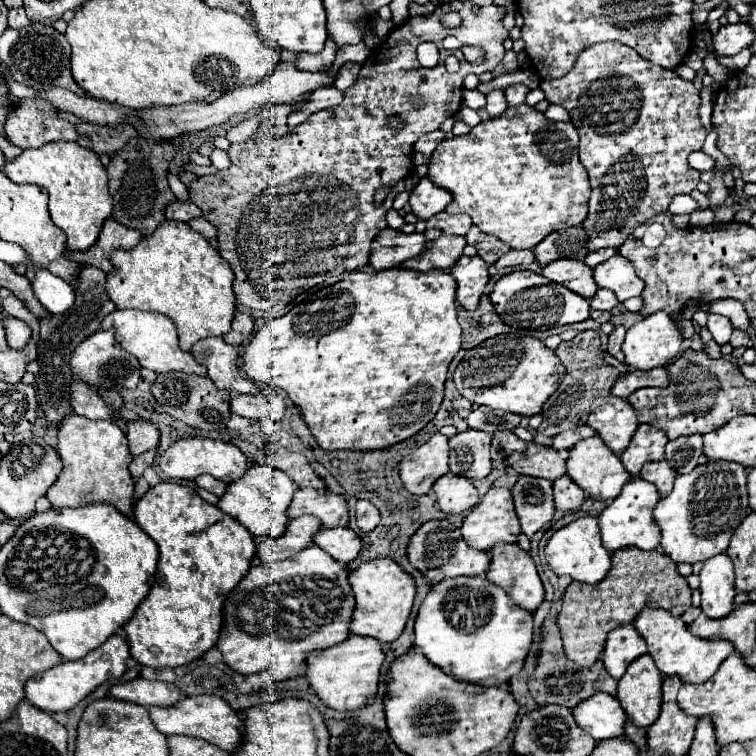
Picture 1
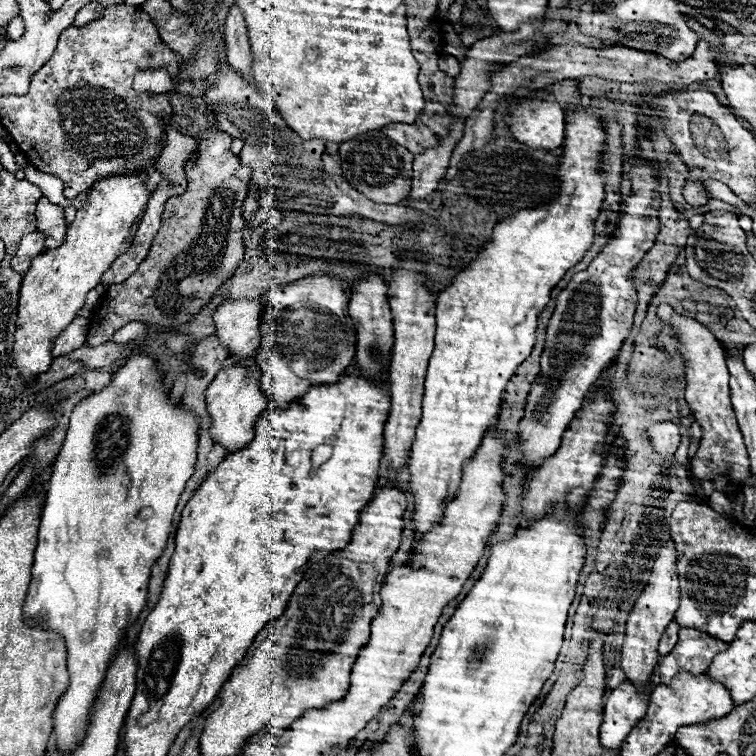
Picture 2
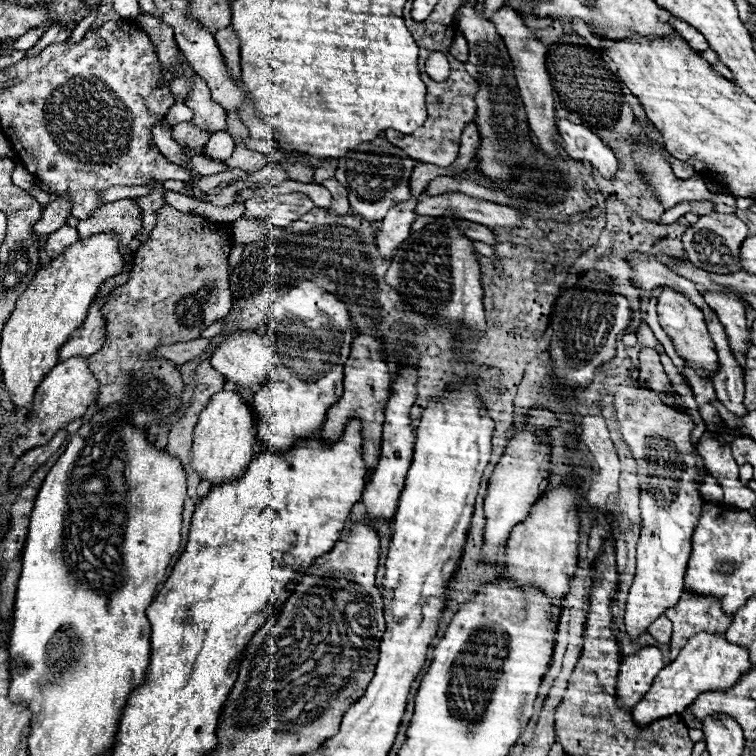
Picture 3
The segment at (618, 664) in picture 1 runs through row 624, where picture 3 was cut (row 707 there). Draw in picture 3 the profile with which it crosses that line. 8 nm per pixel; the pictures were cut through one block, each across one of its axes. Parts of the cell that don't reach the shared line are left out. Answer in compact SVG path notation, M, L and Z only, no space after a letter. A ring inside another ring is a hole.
M646 646L634 656L628 656L620 664L618 682L616 682L616 696L618 706L622 708L634 708L642 696L650 690L650 684L654 682L654 676L664 668L662 652L656 646Z

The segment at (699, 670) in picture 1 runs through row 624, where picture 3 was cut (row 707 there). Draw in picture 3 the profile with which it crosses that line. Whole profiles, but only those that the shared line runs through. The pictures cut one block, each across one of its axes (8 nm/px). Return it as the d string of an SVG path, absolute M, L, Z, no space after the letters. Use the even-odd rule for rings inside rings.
M700 632L688 640L688 644L682 648L680 656L664 666L660 674L654 678L654 684L650 692L632 708L632 718L638 724L638 728L644 728L646 724L652 724L656 718L666 718L672 714L682 714L684 708L688 708L702 692L710 690L730 690L742 676L742 672L750 670L748 652L736 644L728 644L722 634L708 634Z

